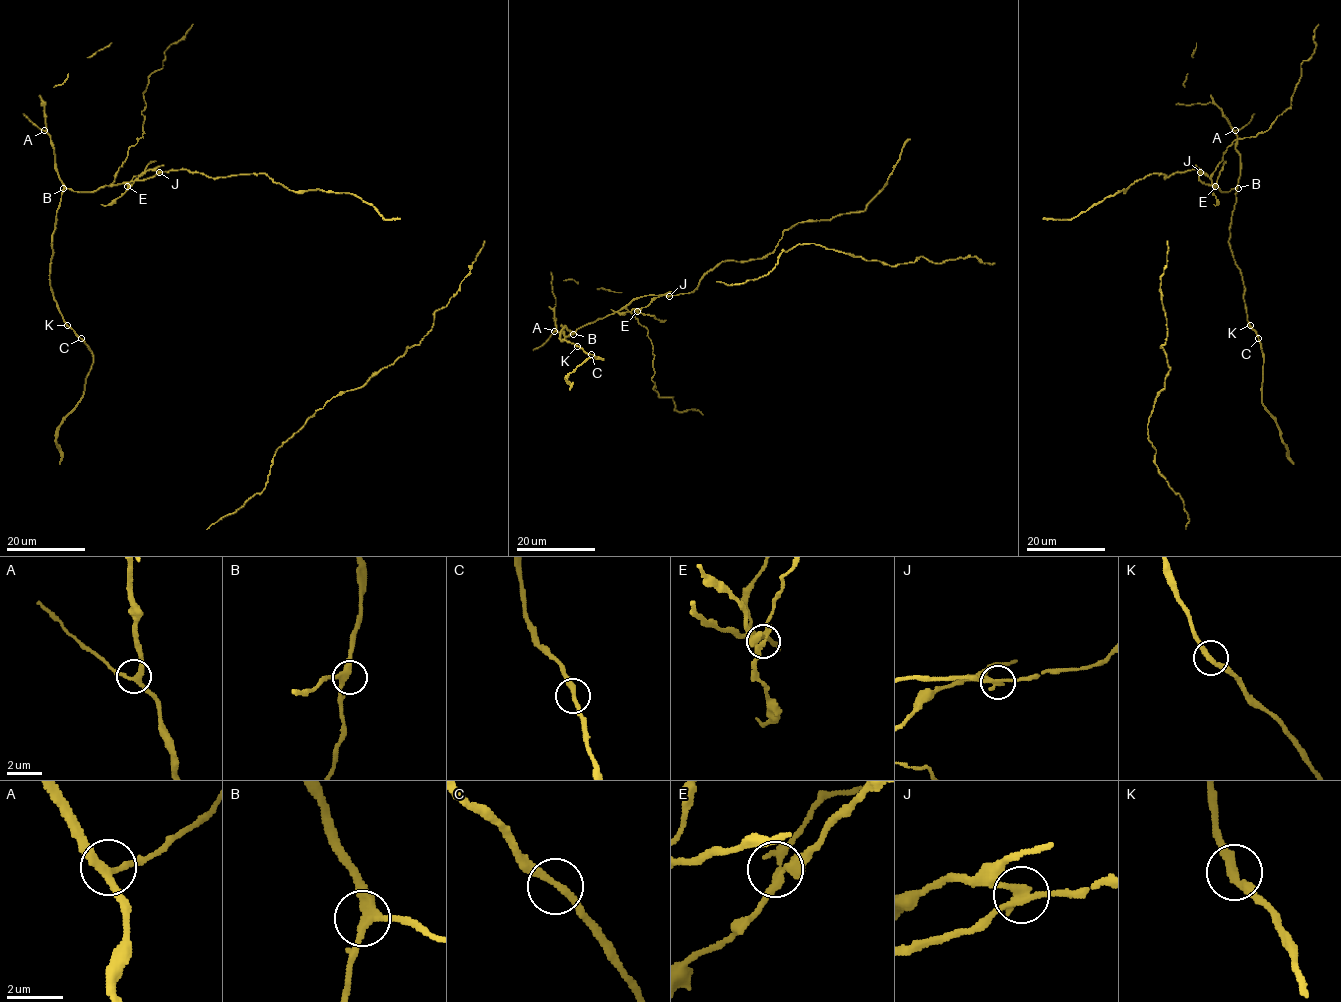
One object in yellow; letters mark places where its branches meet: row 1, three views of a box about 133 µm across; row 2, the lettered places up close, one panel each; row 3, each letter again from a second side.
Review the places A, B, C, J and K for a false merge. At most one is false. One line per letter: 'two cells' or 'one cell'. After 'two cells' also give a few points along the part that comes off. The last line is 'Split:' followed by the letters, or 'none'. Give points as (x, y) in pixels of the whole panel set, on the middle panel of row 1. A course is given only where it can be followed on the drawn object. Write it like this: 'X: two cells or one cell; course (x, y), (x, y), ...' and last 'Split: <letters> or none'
A: one cell
B: one cell
C: one cell
J: two cells; course (670, 296), (658, 296), (639, 312), (653, 315), (660, 321), (666, 320)
K: one cell
Split: J

